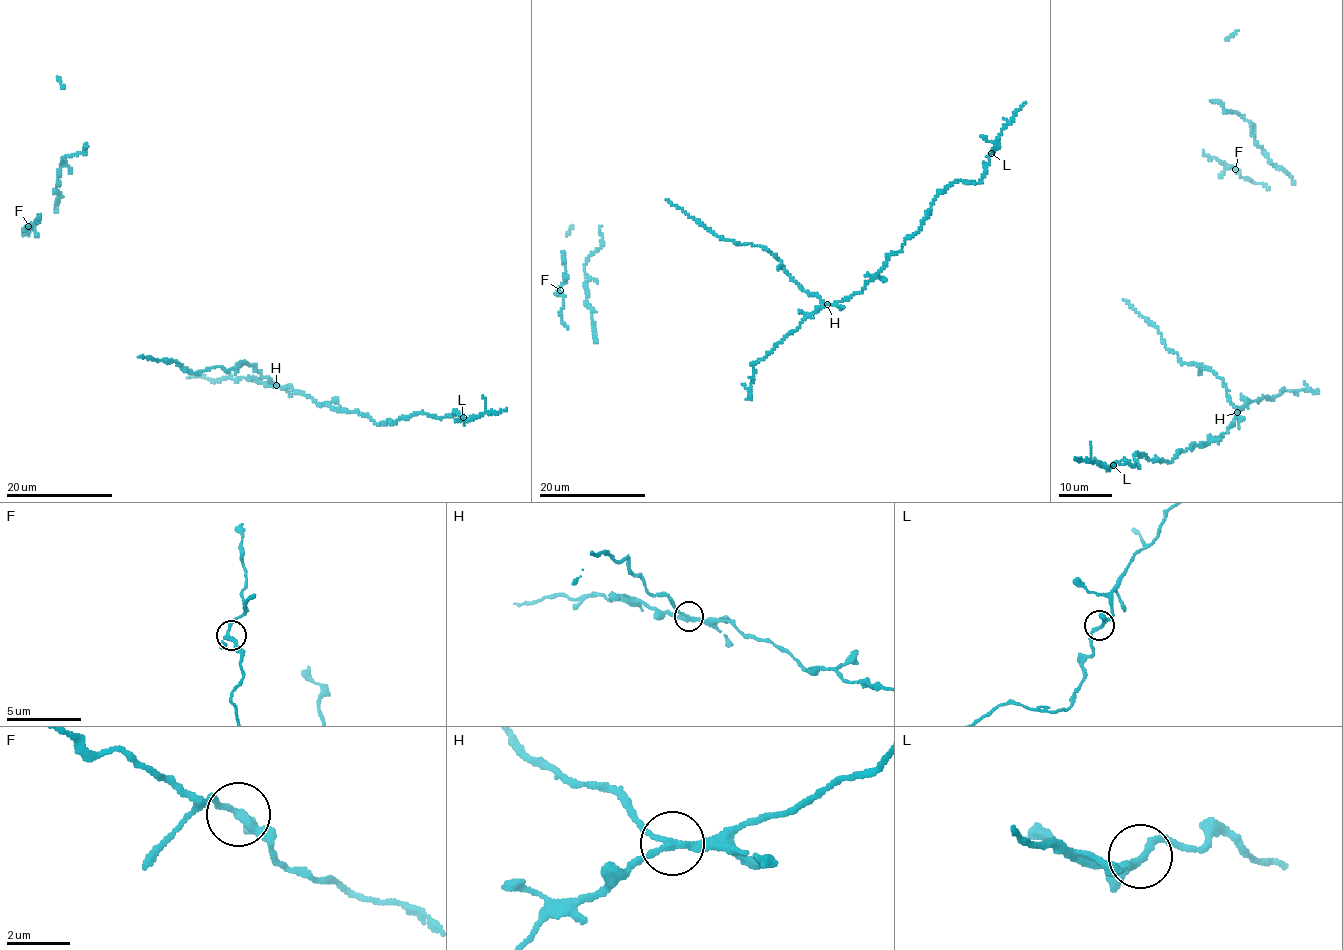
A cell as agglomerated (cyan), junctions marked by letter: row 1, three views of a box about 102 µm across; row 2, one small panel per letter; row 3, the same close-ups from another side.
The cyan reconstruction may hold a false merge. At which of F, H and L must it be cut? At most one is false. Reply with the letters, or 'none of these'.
H

